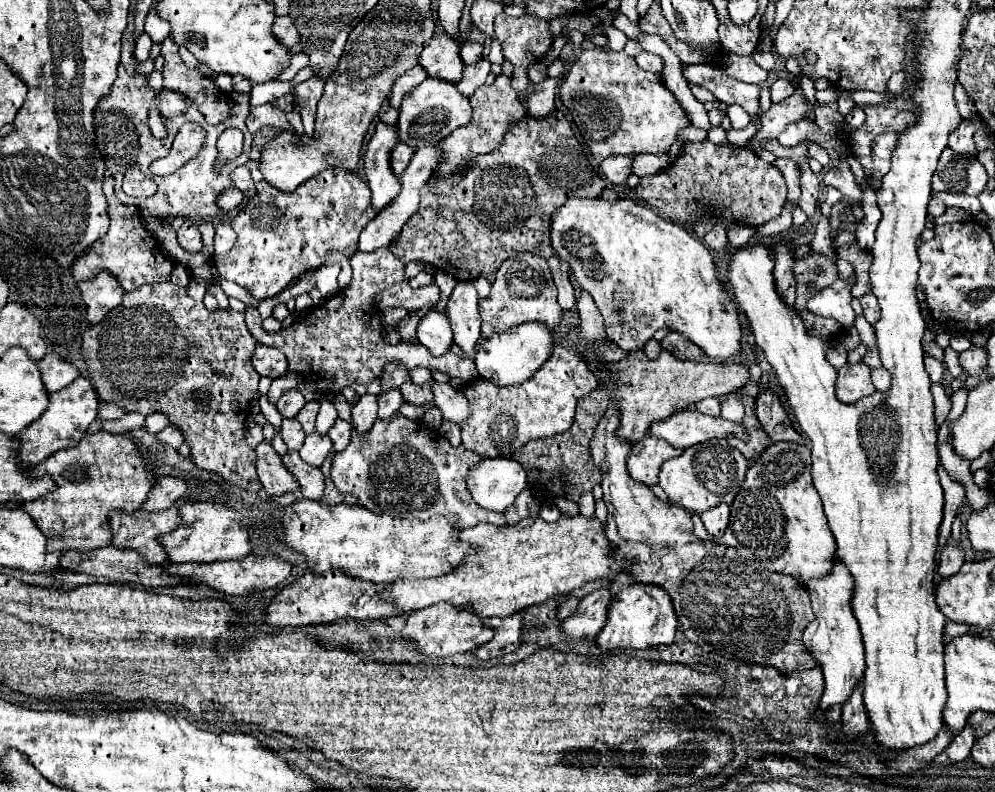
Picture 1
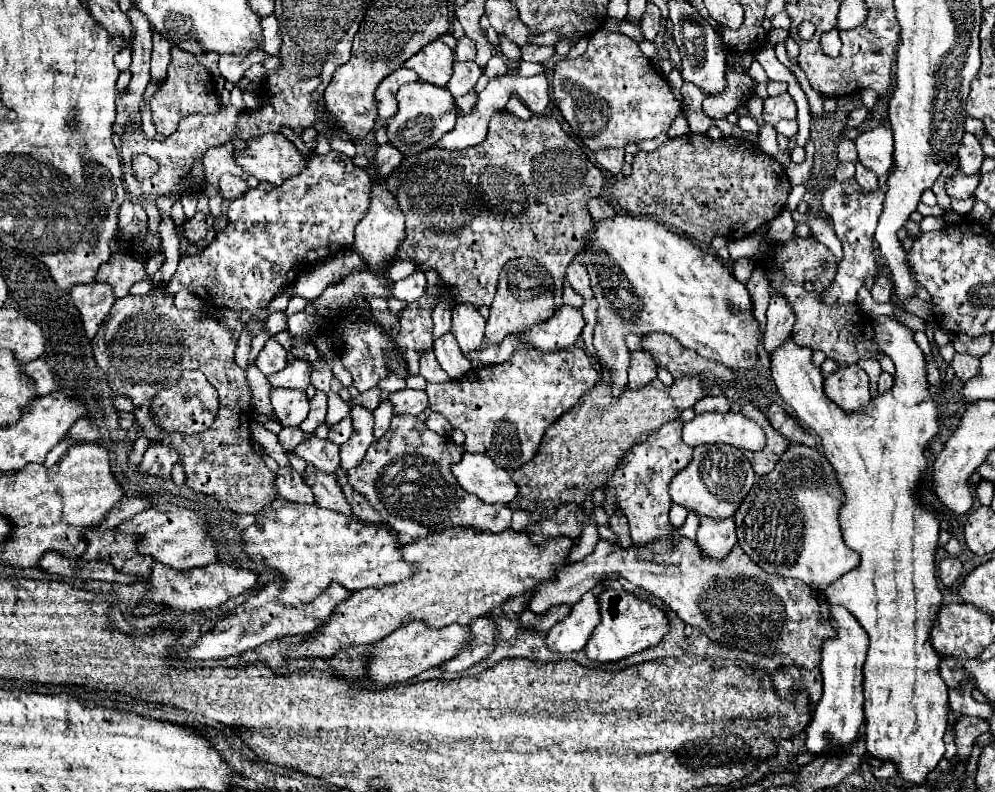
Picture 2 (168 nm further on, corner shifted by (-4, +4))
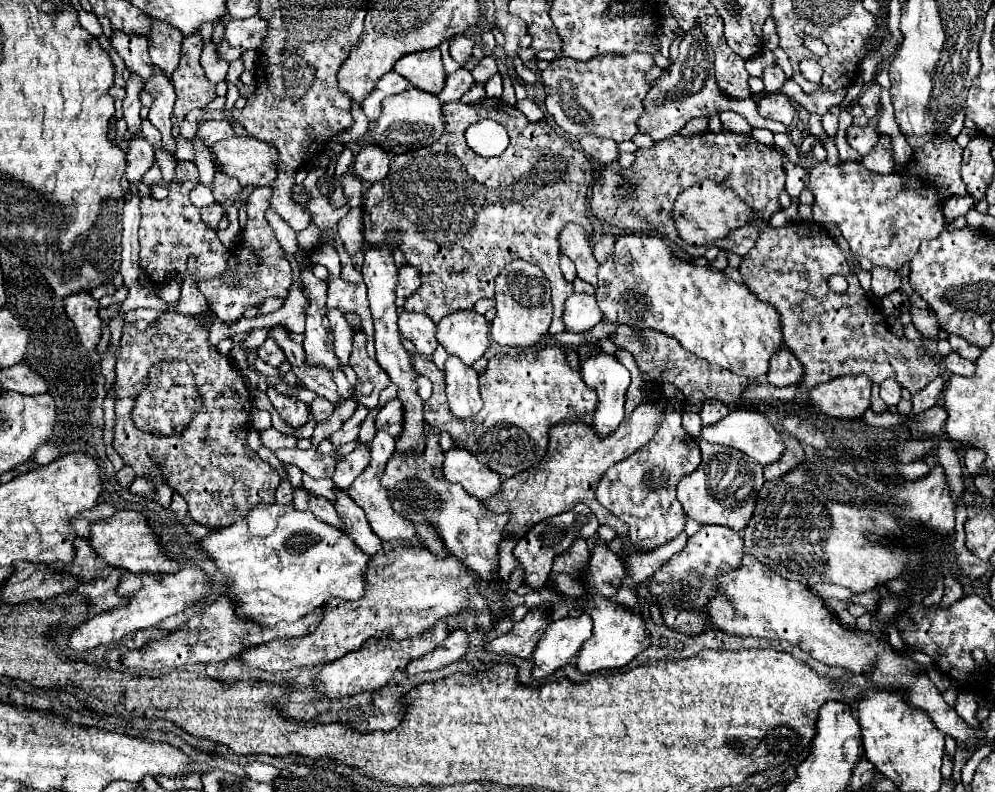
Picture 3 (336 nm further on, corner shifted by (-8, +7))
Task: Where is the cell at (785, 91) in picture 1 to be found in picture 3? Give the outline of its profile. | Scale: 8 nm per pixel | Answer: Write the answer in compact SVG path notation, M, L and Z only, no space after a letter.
M777 65L765 67L765 71L763 71L763 85L765 85L763 91L765 93L771 93L771 91L781 89L783 83L785 83L785 73L781 71L781 67L777 67Z

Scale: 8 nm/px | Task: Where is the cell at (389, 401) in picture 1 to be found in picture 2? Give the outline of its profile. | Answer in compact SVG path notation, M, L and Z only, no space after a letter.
M383 400L383 402L379 404L379 408L377 408L373 414L375 414L375 428L373 428L373 434L375 434L375 438L381 438L381 436L387 432L389 424L391 424L391 418L393 418L393 404L391 404L389 400Z

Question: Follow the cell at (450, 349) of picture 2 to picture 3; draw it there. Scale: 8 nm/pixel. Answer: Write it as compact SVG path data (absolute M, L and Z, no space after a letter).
M457 357L447 359L445 363L447 399L449 409L457 419L471 419L483 407L477 377L479 377L477 371L463 365L463 361L459 361Z

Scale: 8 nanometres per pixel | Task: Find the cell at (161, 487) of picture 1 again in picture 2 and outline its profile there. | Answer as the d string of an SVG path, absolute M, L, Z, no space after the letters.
M131 496L131 498L125 498L123 504L119 508L115 508L111 514L107 514L107 518L101 522L101 528L113 528L113 526L119 526L123 520L131 520L135 514L143 512L149 508L149 500L143 498L143 496Z

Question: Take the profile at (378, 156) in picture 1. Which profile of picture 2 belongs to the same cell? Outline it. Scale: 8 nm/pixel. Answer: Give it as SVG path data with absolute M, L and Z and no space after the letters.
M375 178L373 188L371 188L369 210L365 212L365 218L355 226L355 244L353 244L353 248L359 248L359 252L363 252L369 270L379 272L383 268L383 264L387 264L387 260L391 260L391 256L395 256L403 236L405 236L405 216L399 210L397 198L395 198L393 192L389 192L385 188L381 178Z

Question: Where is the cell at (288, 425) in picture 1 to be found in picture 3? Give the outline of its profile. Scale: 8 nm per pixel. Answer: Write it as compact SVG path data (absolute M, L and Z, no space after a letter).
M269 427L269 429L261 431L261 445L271 451L277 451L277 449L285 449L285 447L295 447L297 439L293 435L287 435L287 433L281 433L281 431Z

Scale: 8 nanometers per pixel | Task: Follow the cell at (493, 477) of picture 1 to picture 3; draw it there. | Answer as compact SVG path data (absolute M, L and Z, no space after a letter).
M453 447L445 453L443 473L447 481L463 485L463 489L477 499L485 499L501 489L501 477L491 473L491 469L481 465L465 449Z

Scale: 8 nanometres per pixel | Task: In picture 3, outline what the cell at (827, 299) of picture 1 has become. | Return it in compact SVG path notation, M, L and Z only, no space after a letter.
M931 139L915 149L911 161L901 169L887 175L871 173L863 163L817 163L809 171L809 189L815 197L813 219L823 223L831 221L847 239L851 253L865 255L873 265L885 265L899 271L913 259L919 243L935 239L945 219L941 213L949 197L965 195L965 185L959 177L963 149L955 139Z

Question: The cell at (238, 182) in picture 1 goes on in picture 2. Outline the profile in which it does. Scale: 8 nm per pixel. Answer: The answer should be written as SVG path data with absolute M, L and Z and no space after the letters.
M223 174L219 180L219 186L221 186L221 196L225 200L235 200L249 190L249 184L245 178L231 176L231 174Z

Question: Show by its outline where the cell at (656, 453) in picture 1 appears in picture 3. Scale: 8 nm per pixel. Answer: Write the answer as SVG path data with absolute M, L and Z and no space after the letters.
M665 411L661 425L647 445L619 461L603 475L597 487L597 501L627 525L627 537L641 549L657 549L675 539L685 527L685 511L675 497L677 483L701 463L695 439L683 431L681 413Z

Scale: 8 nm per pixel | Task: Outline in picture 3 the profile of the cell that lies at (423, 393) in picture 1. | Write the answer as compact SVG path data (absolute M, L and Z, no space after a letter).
M393 399L383 409L379 409L379 413L375 417L375 427L397 437L399 429L401 429L401 421L403 421L403 413L399 413L399 401Z

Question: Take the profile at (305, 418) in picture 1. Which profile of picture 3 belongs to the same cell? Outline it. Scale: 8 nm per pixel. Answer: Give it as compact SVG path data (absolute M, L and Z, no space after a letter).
M315 397L311 403L311 413L313 413L315 421L325 421L333 413L333 409L335 407L325 397Z

